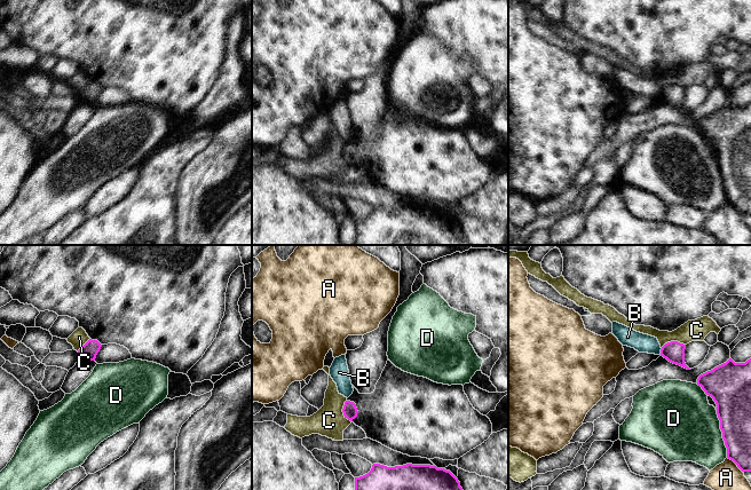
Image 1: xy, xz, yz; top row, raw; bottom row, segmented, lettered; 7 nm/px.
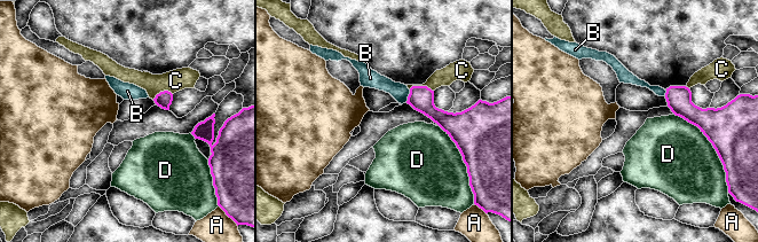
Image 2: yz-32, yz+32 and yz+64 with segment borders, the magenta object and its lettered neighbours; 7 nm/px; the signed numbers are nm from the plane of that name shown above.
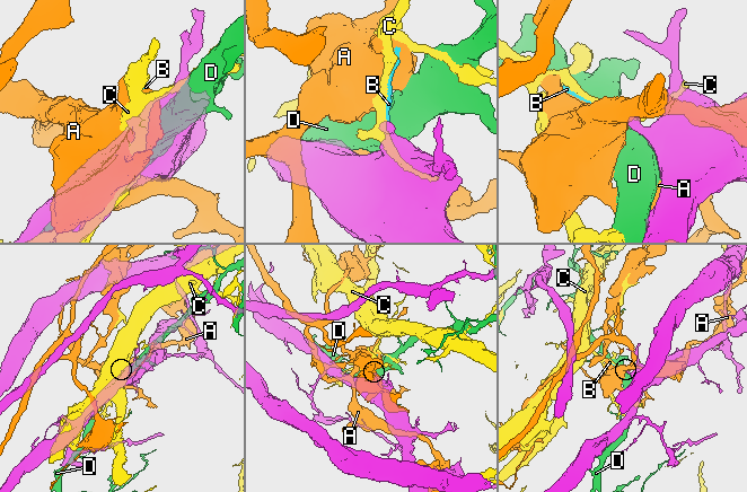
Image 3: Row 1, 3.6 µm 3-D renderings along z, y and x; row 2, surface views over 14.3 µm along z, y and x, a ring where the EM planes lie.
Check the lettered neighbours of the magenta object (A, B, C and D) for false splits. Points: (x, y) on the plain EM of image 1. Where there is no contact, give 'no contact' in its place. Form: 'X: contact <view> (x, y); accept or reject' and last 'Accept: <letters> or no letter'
A: contact yz (735, 206); reject
B: contact yz (661, 95); reject
C: contact yz (672, 85); reject
D: contact yz (722, 178); reject
Accept: no letter

